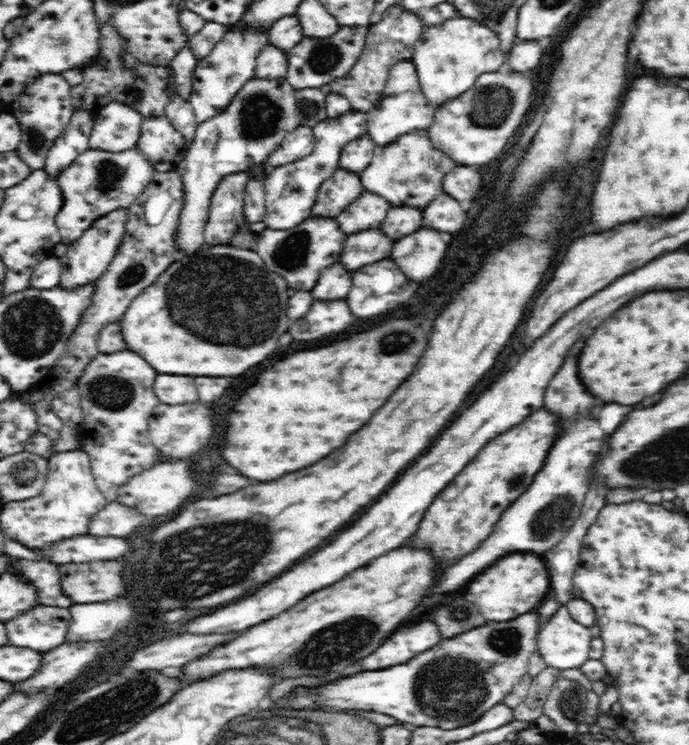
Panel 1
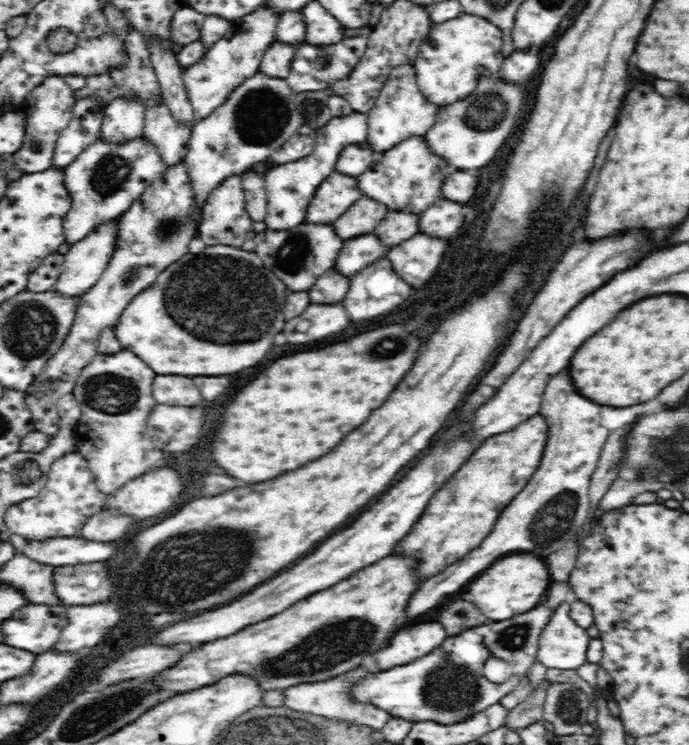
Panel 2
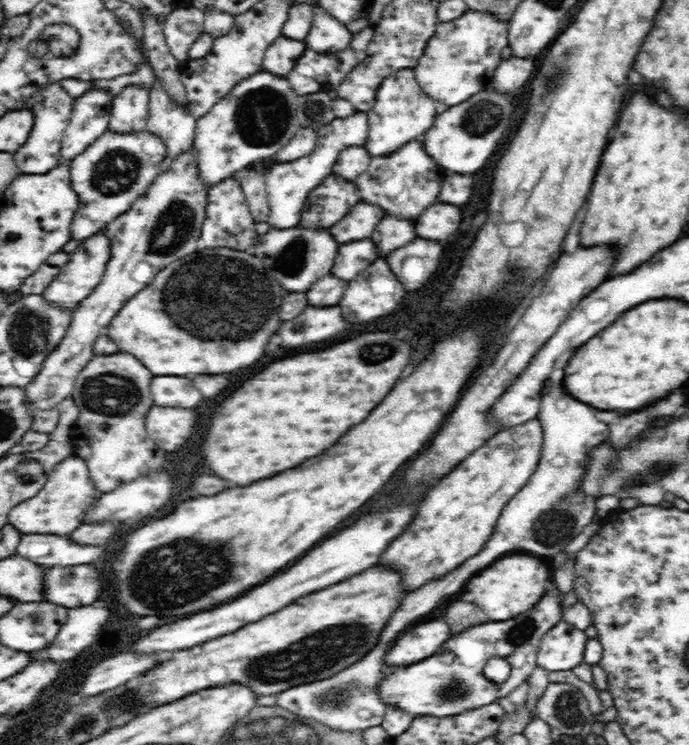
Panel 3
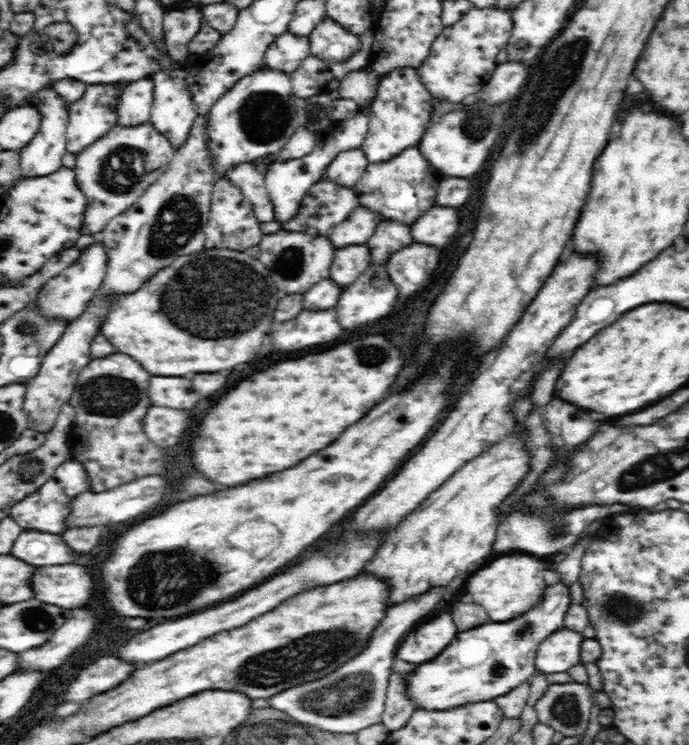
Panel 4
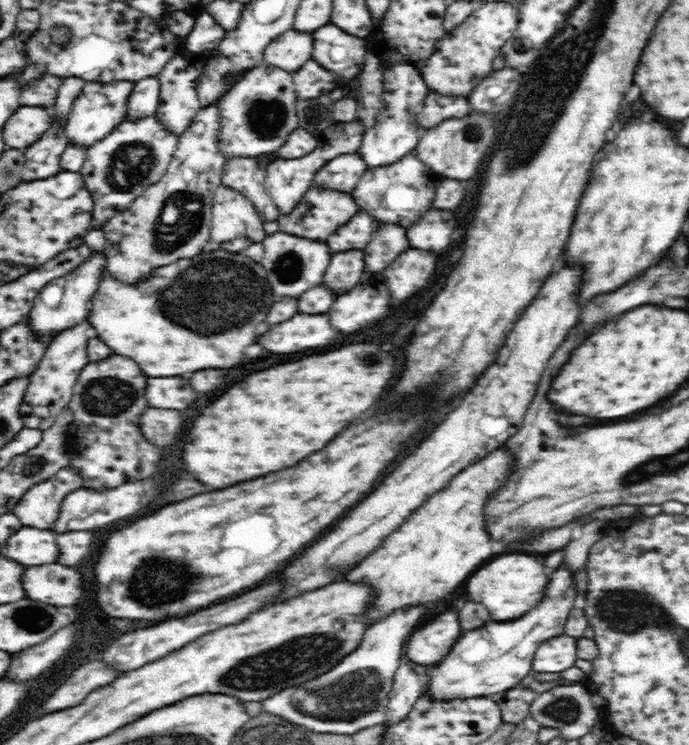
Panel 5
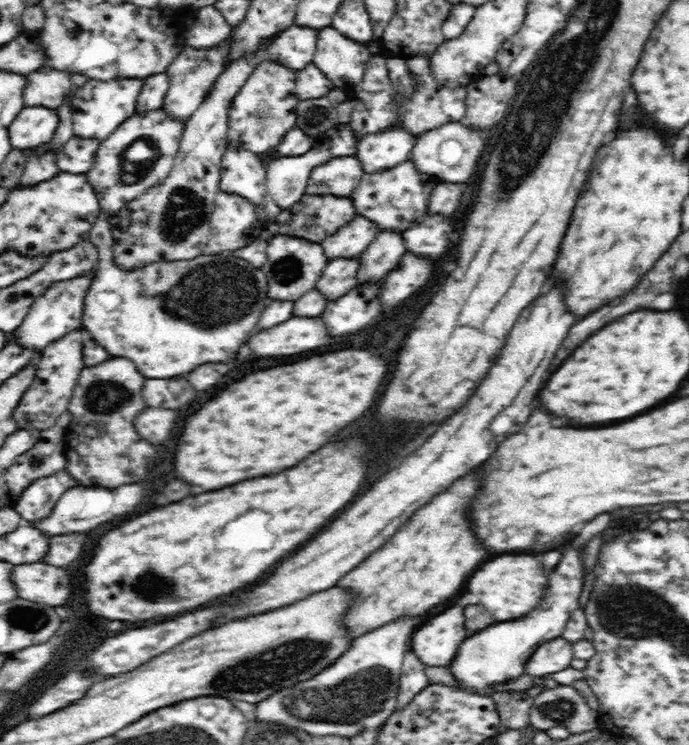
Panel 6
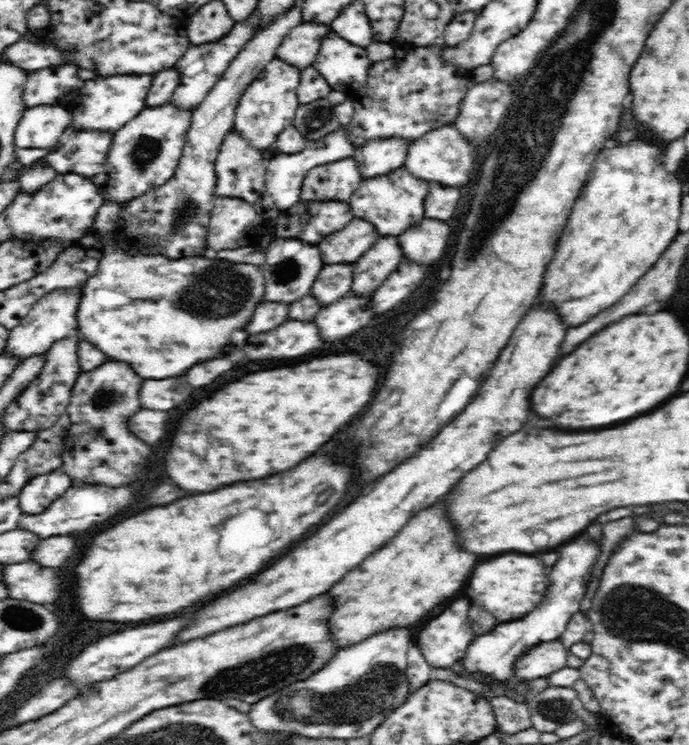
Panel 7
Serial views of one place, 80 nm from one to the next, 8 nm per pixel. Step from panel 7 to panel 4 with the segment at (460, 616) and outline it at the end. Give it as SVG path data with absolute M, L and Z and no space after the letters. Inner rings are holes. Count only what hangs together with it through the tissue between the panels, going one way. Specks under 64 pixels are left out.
M440 614L434 622L428 622L409 632L401 640L401 646L394 654L394 660L400 659L410 664L419 665L437 658L456 636L456 626L450 614Z

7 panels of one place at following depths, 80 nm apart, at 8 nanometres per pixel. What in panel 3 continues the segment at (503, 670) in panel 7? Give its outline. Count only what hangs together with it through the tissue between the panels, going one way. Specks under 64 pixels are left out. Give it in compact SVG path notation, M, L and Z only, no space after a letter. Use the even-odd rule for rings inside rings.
M552 592L550 596L544 596L542 602L538 602L532 610L528 610L524 614L518 614L510 620L486 622L480 626L472 626L466 632L456 634L428 659L394 668L393 672L386 675L384 682L380 684L381 699L386 703L386 706L394 705L394 707L398 707L398 709L402 709L414 717L454 717L456 714L466 712L467 709L496 703L499 698L508 696L515 688L518 688L518 685L527 680L530 673L537 667L537 652L542 636L545 636L551 630L550 628L554 627L554 624L562 618L561 603L562 598L558 596L558 592ZM494 657L503 658L512 667L512 674L510 673L506 682L492 683L485 678L482 672L486 662Z

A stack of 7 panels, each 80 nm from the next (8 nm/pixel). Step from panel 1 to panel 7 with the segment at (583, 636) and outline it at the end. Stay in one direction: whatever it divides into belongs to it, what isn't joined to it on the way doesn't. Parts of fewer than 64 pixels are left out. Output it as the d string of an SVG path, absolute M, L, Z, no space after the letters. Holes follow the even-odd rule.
M557 640L534 645L526 656L522 656L516 662L515 672L512 673L516 678L534 680L534 678L544 678L549 674L566 667L569 649L564 648L564 643Z

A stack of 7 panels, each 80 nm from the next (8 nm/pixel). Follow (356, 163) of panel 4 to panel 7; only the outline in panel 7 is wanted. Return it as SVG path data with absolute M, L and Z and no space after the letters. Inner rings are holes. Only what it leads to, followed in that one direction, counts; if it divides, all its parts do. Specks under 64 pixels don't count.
M352 158L311 168L303 182L300 198L304 202L308 200L348 202L362 180L358 164Z

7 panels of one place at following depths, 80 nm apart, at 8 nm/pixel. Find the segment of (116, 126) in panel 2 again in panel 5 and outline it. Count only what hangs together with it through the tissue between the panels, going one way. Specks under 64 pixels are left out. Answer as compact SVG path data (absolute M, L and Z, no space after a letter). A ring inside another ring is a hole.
M148 77L134 82L134 89L126 102L125 121L142 120L143 117L154 116L159 102L159 84L158 77Z

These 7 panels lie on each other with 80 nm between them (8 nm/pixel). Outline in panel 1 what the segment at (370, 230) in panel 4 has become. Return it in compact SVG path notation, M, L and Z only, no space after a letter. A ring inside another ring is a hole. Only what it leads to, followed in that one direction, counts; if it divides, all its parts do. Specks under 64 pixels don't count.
M362 192L362 196L354 200L354 204L346 208L346 212L340 212L336 216L336 222L340 224L342 232L356 234L360 230L378 228L386 218L388 210L390 204L386 204L386 200L378 200L378 196L370 196L368 192Z

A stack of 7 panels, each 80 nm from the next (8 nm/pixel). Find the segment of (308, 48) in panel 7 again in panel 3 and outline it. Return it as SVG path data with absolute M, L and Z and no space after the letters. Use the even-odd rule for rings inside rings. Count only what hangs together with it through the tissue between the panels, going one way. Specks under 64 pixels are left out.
M280 35L267 48L261 70L286 77L296 66L297 60L306 50L306 46L305 41L292 40Z

